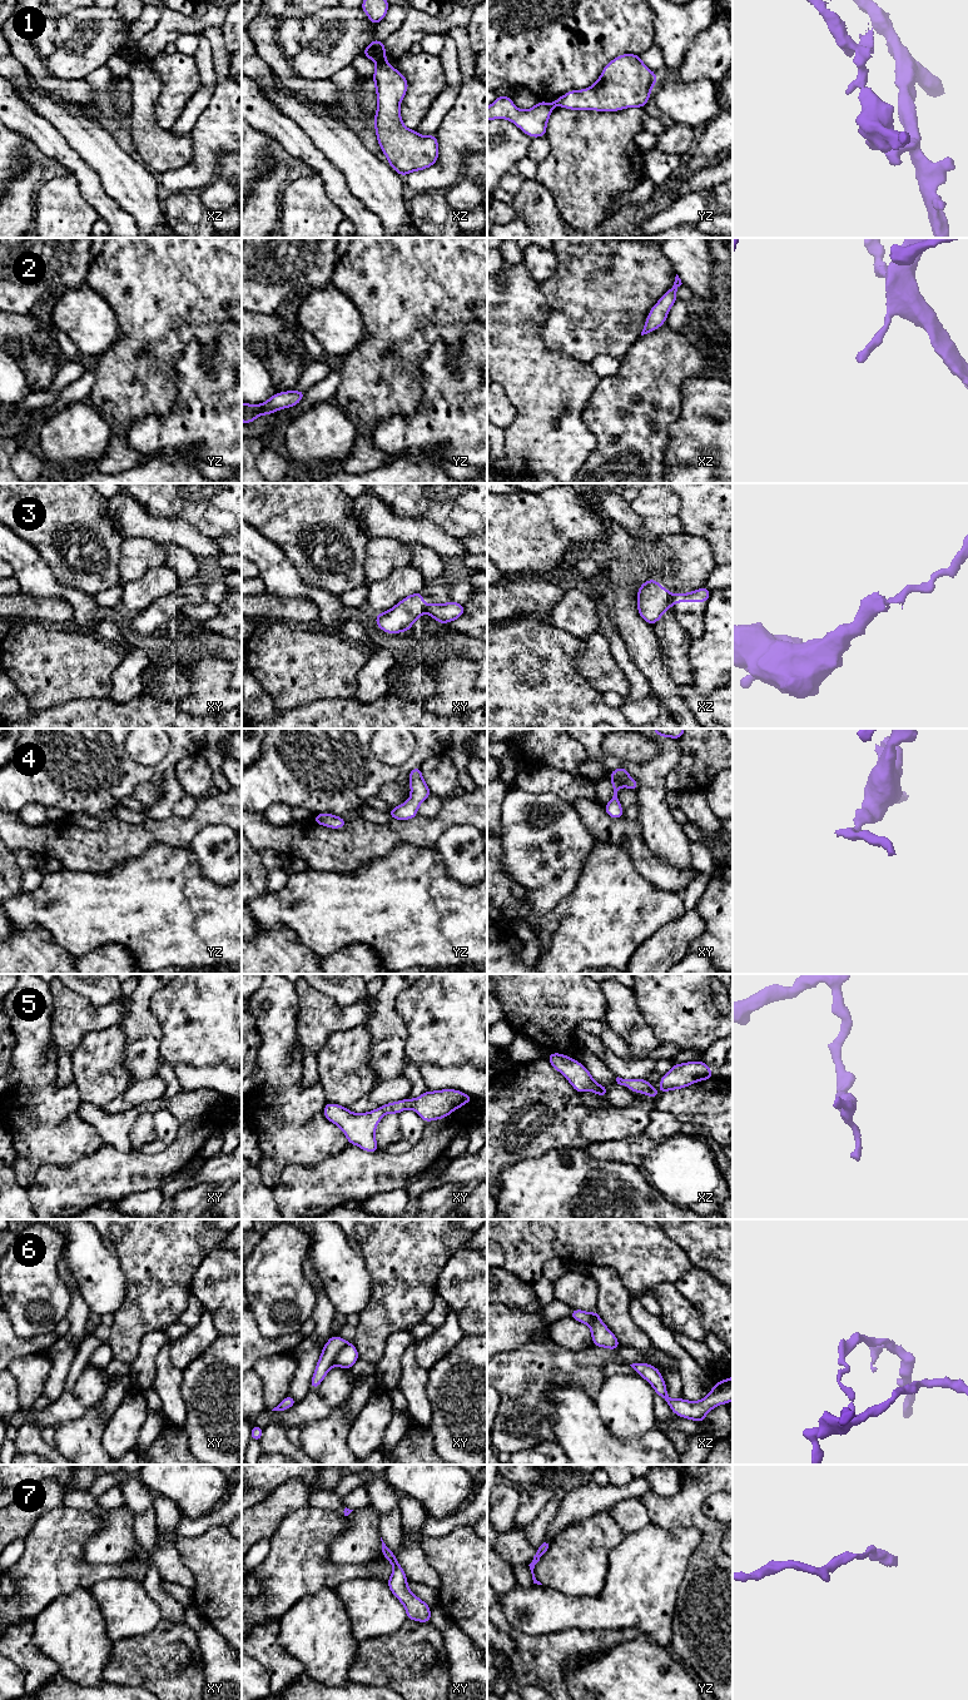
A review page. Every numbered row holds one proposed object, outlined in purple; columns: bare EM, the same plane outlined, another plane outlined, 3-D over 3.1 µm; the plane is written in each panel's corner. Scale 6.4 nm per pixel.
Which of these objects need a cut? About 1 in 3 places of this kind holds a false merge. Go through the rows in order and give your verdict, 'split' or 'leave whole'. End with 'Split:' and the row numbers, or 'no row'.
1: split
2: leave whole
3: split
4: leave whole
5: leave whole
6: split
7: leave whole
Split: 1, 3, 6

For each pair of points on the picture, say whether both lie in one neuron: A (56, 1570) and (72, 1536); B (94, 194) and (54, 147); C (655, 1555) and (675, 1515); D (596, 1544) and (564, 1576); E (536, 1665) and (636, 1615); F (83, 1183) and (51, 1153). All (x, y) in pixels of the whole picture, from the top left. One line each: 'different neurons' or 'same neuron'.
A: same neuron
B: same neuron
C: different neurons
D: same neuron
E: different neurons
F: different neurons

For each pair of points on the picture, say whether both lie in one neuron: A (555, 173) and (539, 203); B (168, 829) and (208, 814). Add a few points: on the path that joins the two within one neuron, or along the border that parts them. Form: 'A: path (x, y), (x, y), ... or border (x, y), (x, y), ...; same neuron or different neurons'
A: border (536, 178), (552, 197), (560, 214); different neurons
B: path (178, 829), (184, 829), (198, 820); same neuron

